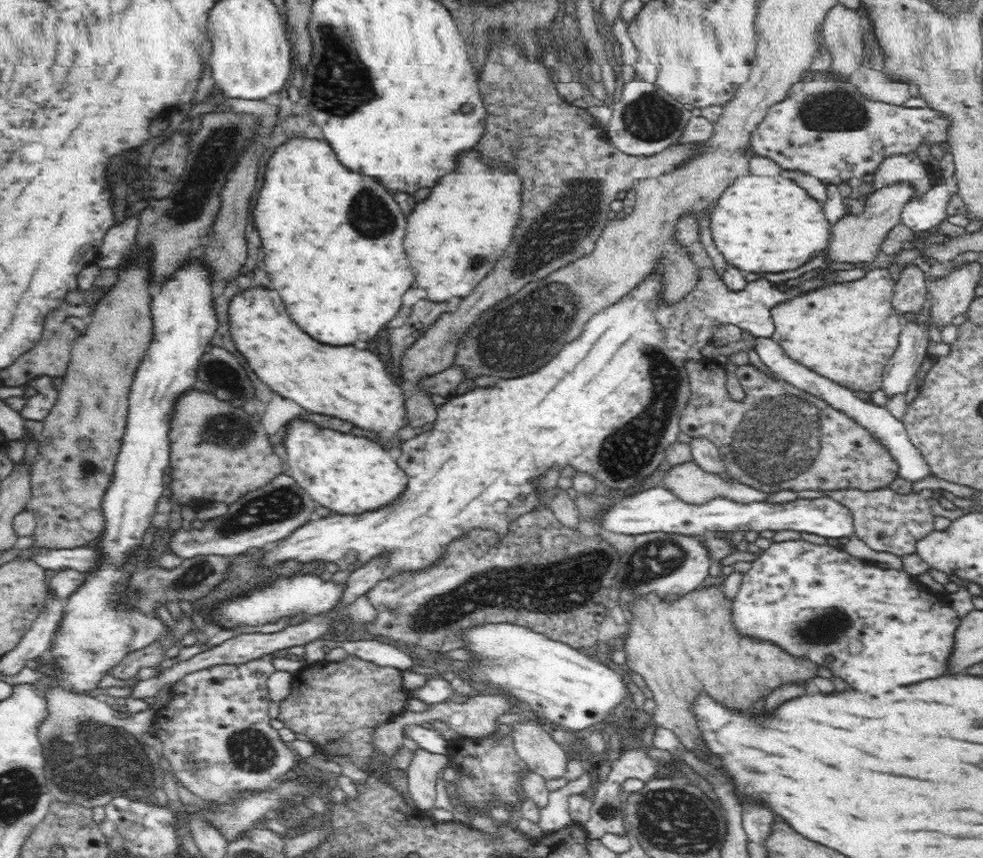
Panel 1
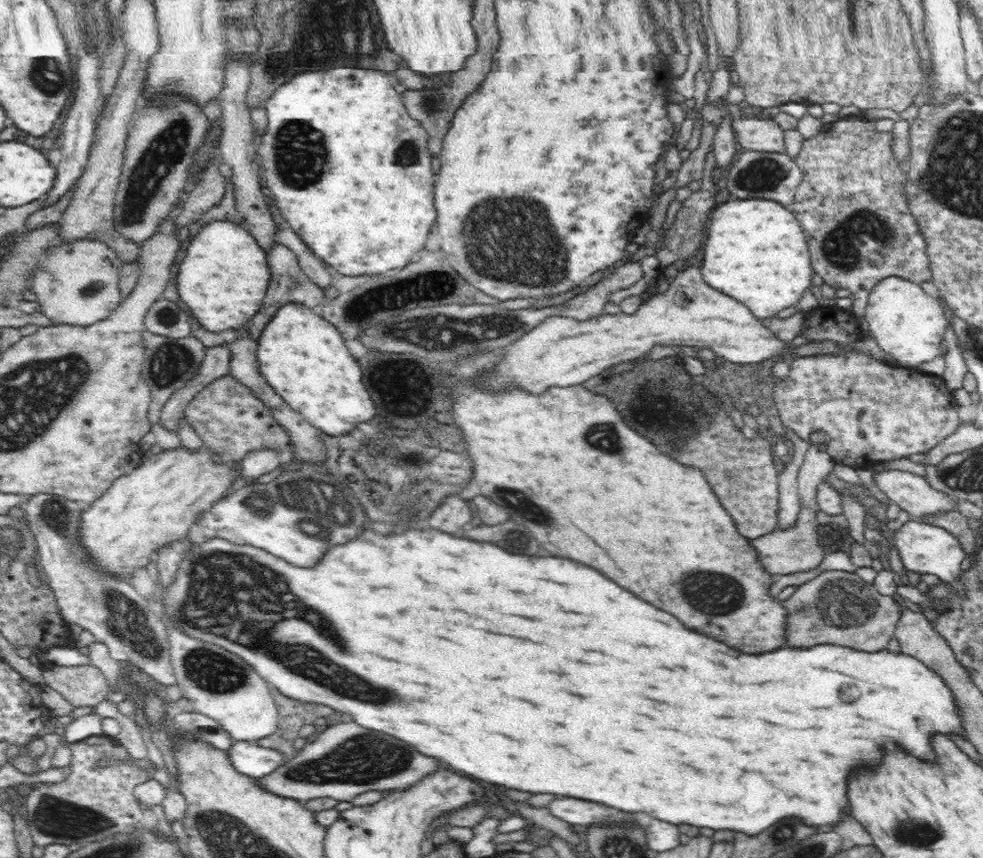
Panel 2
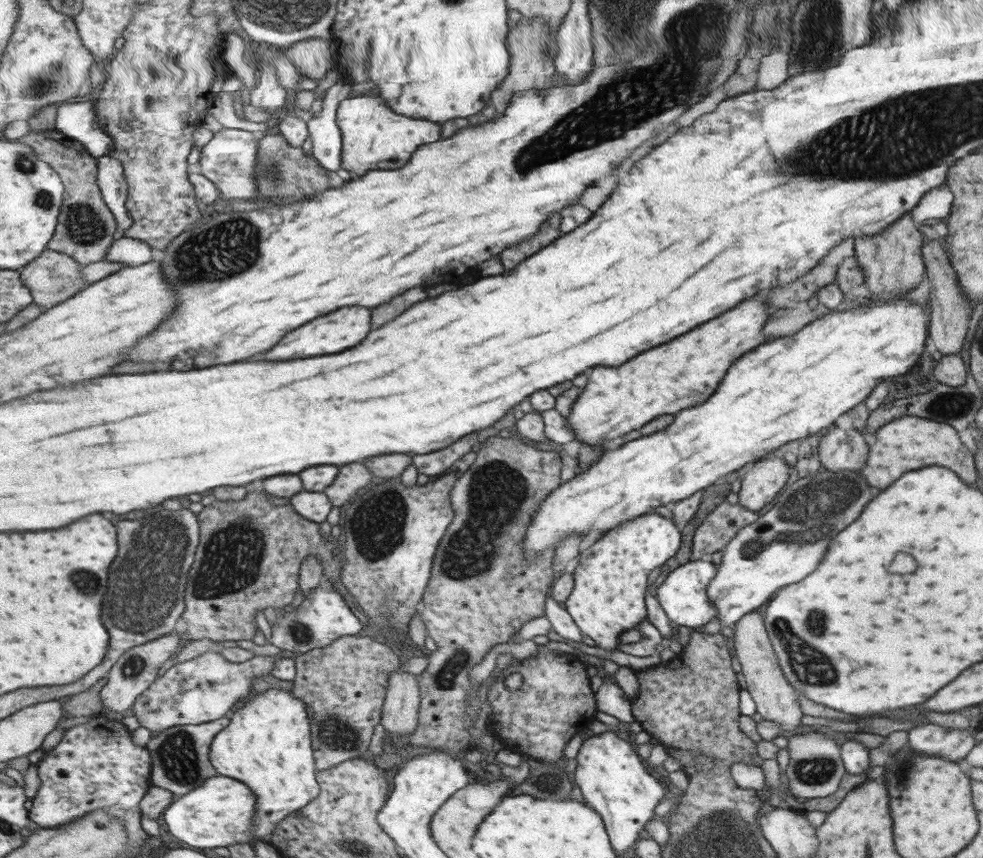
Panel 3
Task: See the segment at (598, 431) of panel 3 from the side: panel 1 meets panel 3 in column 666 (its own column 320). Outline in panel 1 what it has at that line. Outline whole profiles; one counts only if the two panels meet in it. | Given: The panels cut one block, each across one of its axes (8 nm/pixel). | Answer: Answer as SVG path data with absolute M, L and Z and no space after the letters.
M262 286L247 288L232 298L229 307L229 325L230 335L241 357L248 360L250 368L258 374L258 378L266 382L272 390L276 390L280 396L294 400L309 414L338 417L352 423L354 427L376 432L380 434L378 440L384 448L398 446L398 440L390 438L394 438L396 432L402 426L406 426L404 393L400 386L396 386L390 380L390 375L378 355L370 350L360 350L356 346L332 348L312 340L312 336L302 332L288 316L286 306L282 304L278 292Z

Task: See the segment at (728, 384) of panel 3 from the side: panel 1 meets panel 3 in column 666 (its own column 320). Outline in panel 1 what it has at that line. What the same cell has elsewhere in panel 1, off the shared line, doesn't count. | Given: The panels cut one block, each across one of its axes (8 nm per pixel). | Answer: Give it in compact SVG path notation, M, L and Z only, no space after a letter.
M295 417L284 425L282 446L287 451L288 466L292 472L290 477L312 497L312 500L330 508L333 514L356 515L362 514L363 511L376 511L380 507L386 507L403 494L408 482L408 475L399 467L396 457L375 440L368 440L351 432L322 428L305 418Z

